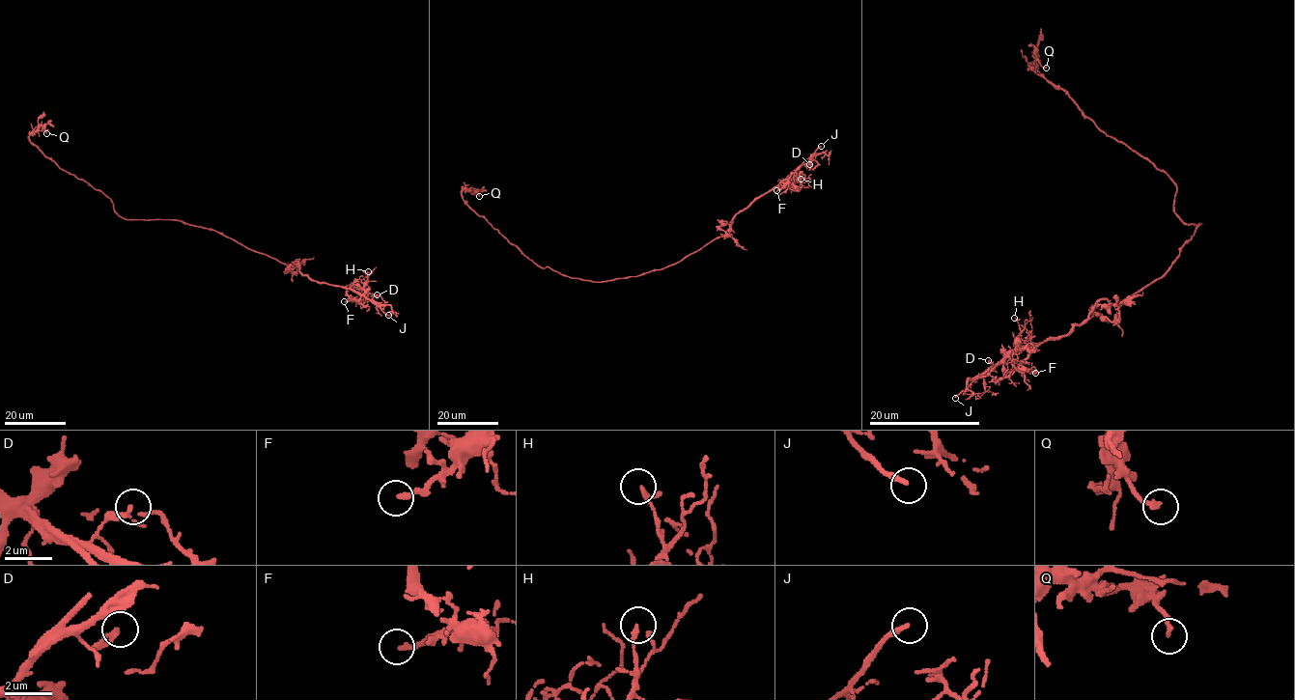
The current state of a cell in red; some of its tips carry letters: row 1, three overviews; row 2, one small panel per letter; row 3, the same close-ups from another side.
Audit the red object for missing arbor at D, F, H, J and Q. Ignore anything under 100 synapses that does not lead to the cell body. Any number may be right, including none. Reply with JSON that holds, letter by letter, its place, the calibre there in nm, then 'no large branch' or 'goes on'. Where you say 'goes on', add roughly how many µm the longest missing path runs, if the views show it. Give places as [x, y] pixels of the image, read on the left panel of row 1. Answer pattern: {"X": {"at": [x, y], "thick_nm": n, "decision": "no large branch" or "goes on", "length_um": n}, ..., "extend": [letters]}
{"D": {"at": [377, 294], "thick_nm": 160, "decision": "no large branch"}, "F": {"at": [344, 301], "thick_nm": 190, "decision": "no large branch"}, "H": {"at": [368, 271], "thick_nm": 170, "decision": "no large branch"}, "J": {"at": [388, 315], "thick_nm": 200, "decision": "goes on", "length_um": 60}, "Q": {"at": [46, 133], "thick_nm": 160, "decision": "no large branch"}, "extend": ["J"]}

